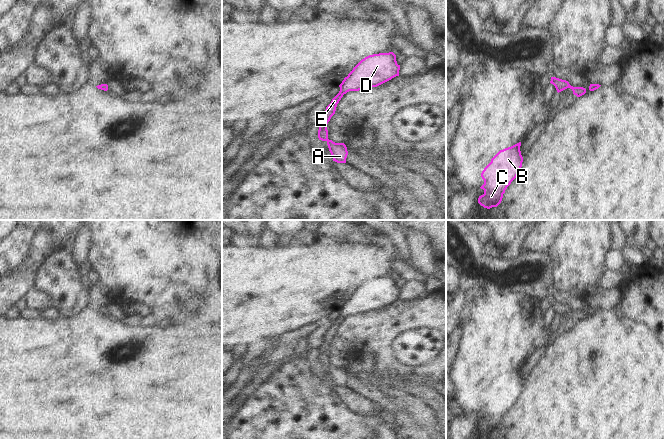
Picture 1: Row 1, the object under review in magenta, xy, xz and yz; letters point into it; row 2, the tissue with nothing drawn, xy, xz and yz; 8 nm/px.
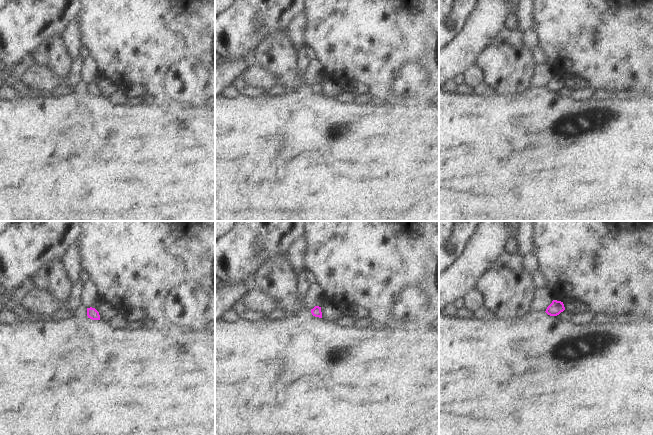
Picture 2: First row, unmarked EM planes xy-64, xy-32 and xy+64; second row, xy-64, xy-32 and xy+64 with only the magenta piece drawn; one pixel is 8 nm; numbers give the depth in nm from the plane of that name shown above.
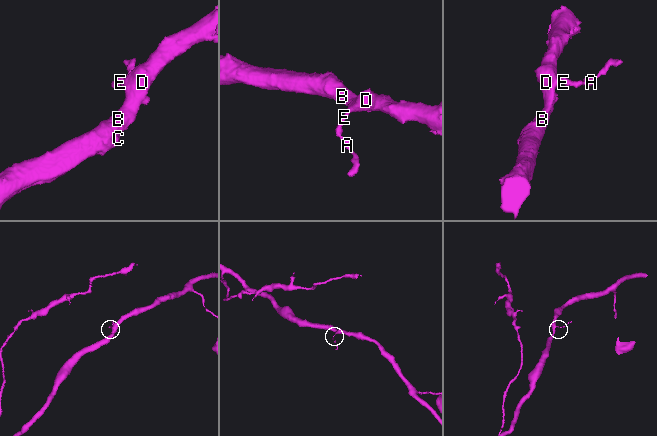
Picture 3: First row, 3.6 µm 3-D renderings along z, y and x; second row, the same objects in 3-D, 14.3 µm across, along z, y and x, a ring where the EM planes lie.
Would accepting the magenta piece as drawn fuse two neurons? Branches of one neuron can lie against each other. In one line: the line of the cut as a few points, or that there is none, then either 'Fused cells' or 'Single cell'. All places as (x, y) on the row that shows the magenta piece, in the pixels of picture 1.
No split. Single cell

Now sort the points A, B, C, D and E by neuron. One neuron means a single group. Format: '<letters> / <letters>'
A B C D E

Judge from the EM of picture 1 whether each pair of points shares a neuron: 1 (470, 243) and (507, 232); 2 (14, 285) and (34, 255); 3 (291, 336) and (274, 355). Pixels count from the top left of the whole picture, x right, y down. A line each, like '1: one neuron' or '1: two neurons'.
1: two neurons
2: one neuron
3: one neuron

